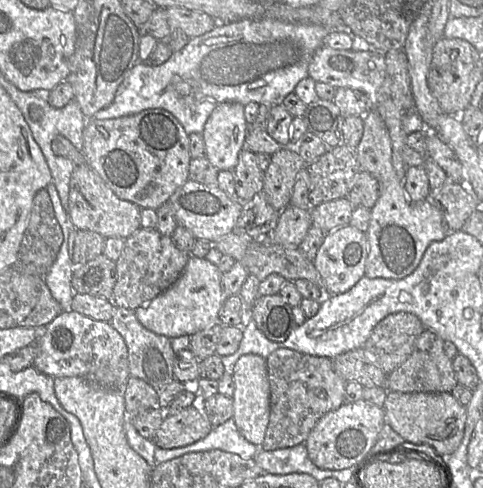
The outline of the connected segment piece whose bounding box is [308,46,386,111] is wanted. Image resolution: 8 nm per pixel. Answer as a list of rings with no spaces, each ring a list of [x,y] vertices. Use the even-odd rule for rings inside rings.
[[[323,46],[316,50],[311,59],[308,76],[315,82],[326,83],[334,88],[351,88],[365,93],[376,111],[377,91],[383,83],[386,70],[384,54],[376,50],[340,50]]]

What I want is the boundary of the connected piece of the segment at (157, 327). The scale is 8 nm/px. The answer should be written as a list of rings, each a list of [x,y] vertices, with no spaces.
[[[191,256],[179,278],[148,303],[135,309],[138,321],[155,334],[168,338],[191,336],[219,322],[219,311],[226,299],[221,286],[222,272],[205,257]]]

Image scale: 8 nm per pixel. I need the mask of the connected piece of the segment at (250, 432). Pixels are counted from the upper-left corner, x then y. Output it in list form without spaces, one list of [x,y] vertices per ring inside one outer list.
[[[252,353],[241,356],[234,366],[232,377],[235,383],[232,418],[239,433],[250,443],[260,447],[264,441],[270,415],[270,384],[266,359]]]

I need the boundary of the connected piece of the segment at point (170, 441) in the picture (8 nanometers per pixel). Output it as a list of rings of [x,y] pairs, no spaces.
[[[193,405],[167,413],[152,441],[160,448],[178,448],[204,438],[212,429],[200,406]]]

